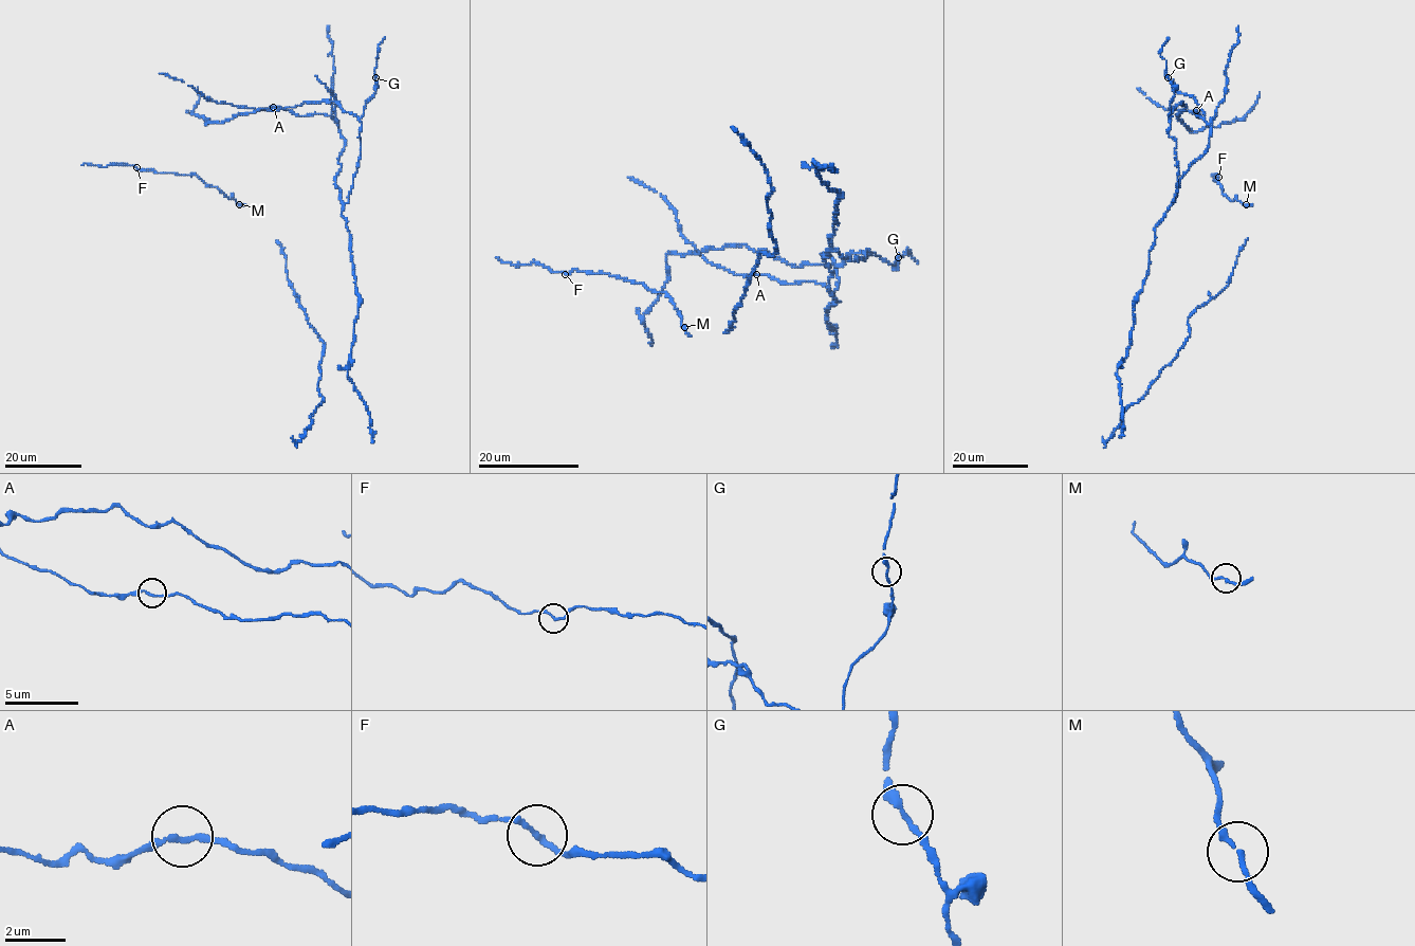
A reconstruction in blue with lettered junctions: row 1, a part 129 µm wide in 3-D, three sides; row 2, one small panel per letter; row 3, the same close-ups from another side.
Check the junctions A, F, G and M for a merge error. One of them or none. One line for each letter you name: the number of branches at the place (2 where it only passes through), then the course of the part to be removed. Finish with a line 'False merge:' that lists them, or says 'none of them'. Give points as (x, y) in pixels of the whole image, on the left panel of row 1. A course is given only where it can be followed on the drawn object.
False merge: none of them

